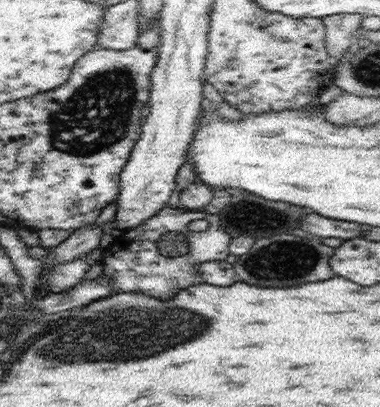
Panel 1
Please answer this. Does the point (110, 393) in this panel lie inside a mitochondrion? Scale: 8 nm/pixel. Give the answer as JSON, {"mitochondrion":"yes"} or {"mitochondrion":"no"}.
{"mitochondrion":"no"}

